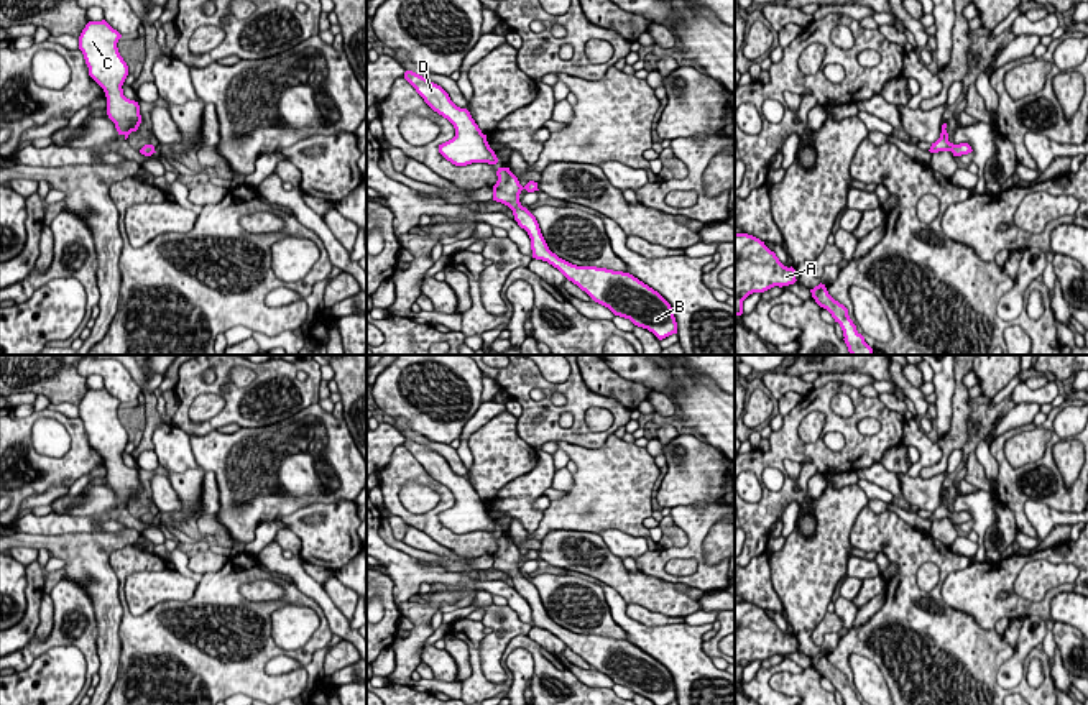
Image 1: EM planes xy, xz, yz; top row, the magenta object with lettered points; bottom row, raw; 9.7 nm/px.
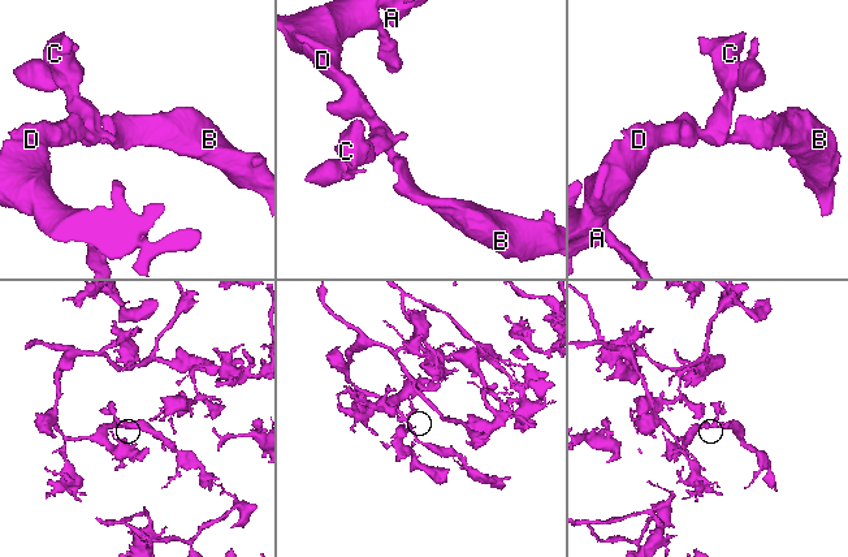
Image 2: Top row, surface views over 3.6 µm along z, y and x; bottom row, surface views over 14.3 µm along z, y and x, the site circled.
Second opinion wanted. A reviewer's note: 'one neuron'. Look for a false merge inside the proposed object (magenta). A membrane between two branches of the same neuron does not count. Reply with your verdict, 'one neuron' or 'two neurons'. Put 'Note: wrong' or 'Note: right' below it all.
one neuron
Note: right

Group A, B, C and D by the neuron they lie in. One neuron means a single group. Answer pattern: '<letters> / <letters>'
A B C D

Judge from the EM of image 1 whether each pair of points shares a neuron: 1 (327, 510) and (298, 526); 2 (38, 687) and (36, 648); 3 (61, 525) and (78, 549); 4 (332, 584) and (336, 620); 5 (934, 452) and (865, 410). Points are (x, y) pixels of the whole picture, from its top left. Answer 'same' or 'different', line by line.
1: same
2: different
3: different
4: different
5: different

